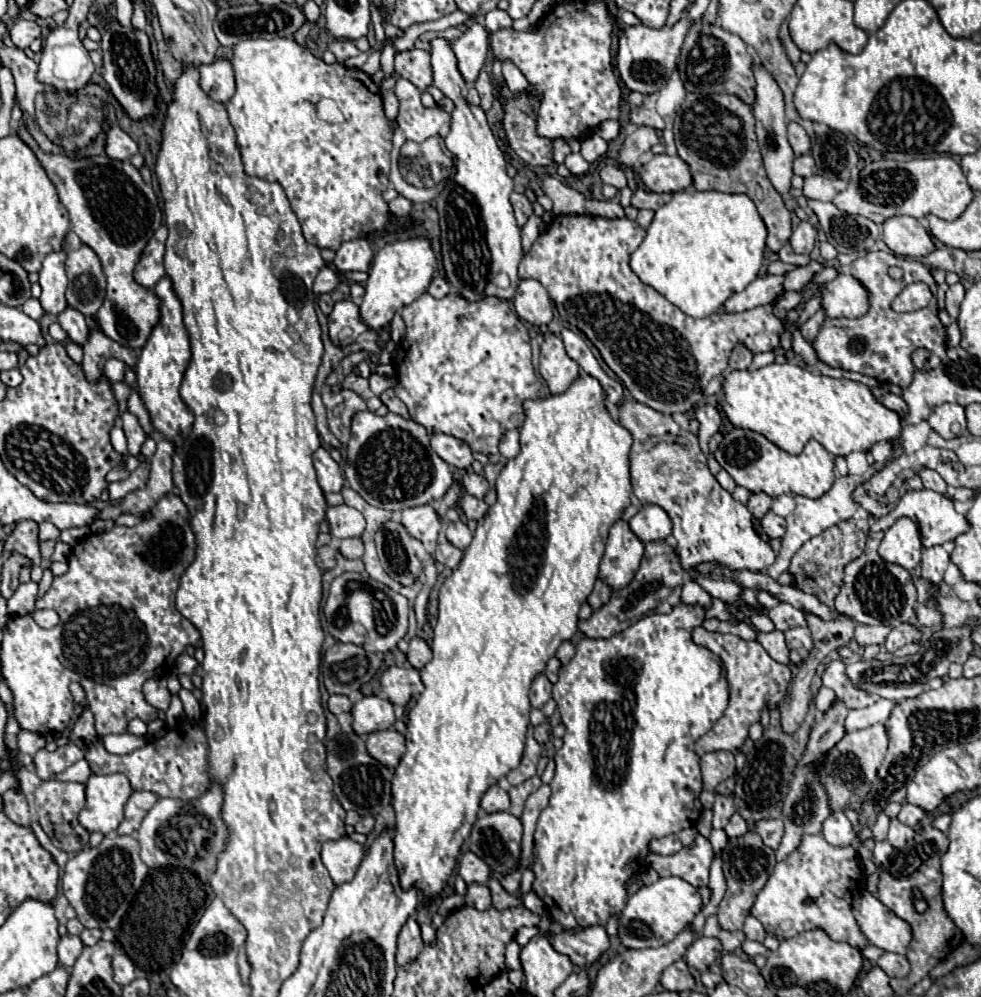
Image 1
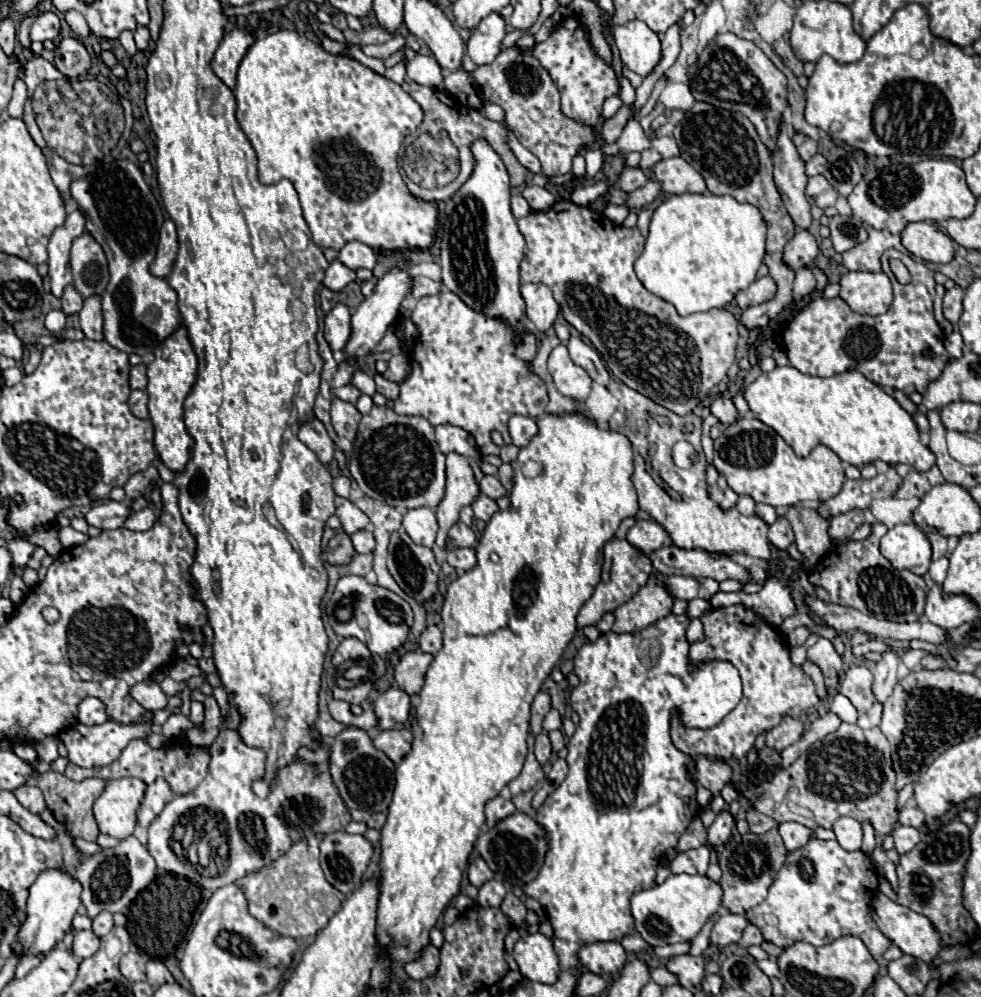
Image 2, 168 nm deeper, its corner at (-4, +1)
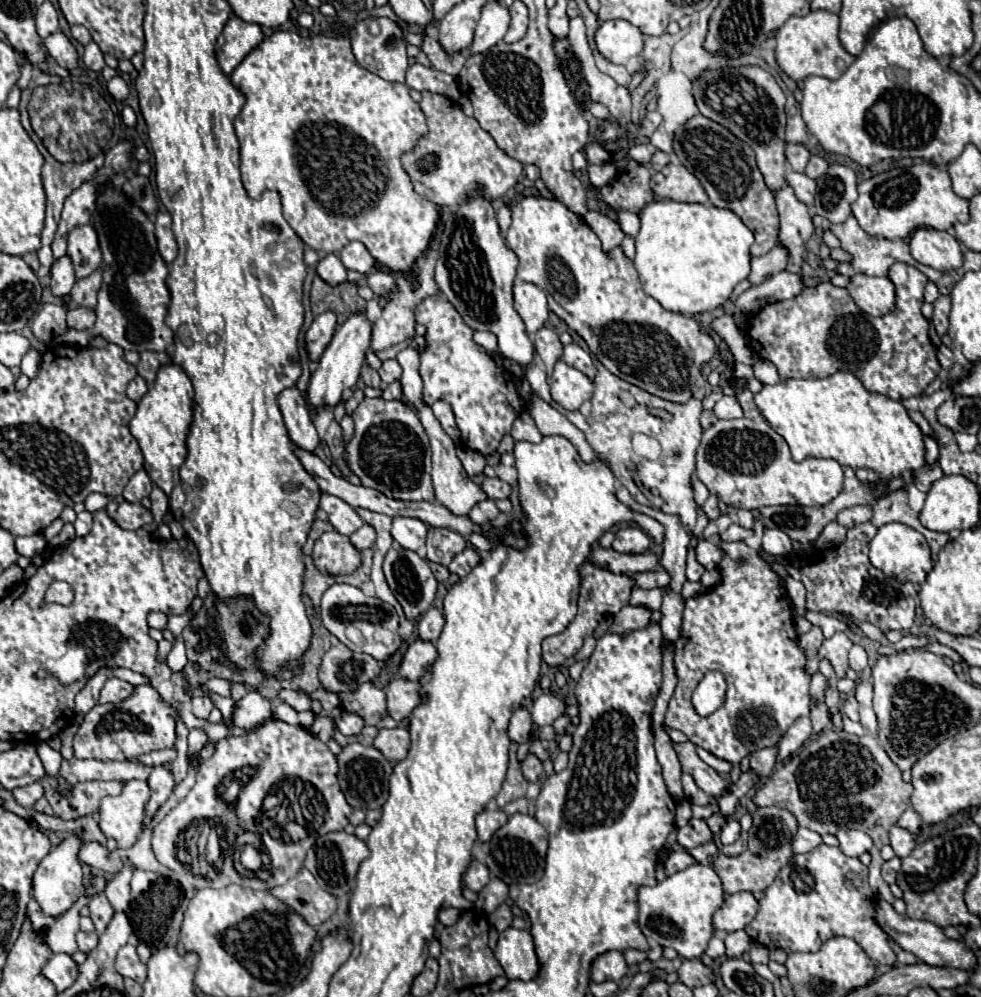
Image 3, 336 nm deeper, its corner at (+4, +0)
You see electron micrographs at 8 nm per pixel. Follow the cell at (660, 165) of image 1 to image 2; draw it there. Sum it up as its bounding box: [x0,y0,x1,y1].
[653,158,707,194]

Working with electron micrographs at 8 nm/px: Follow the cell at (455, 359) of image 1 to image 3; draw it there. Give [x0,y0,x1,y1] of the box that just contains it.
[415,293,527,455]

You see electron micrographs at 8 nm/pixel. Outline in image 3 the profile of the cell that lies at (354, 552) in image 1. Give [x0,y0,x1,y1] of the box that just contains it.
[349,523,375,551]

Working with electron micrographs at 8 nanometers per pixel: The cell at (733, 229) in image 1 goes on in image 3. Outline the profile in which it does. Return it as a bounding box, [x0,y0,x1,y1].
[633,199,753,315]

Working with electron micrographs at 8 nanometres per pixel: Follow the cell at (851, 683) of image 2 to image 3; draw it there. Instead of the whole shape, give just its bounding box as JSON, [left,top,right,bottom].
[841,695,859,721]

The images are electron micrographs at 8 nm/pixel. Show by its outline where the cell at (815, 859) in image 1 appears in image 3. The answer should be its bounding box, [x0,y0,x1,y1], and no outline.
[745,843,895,963]

